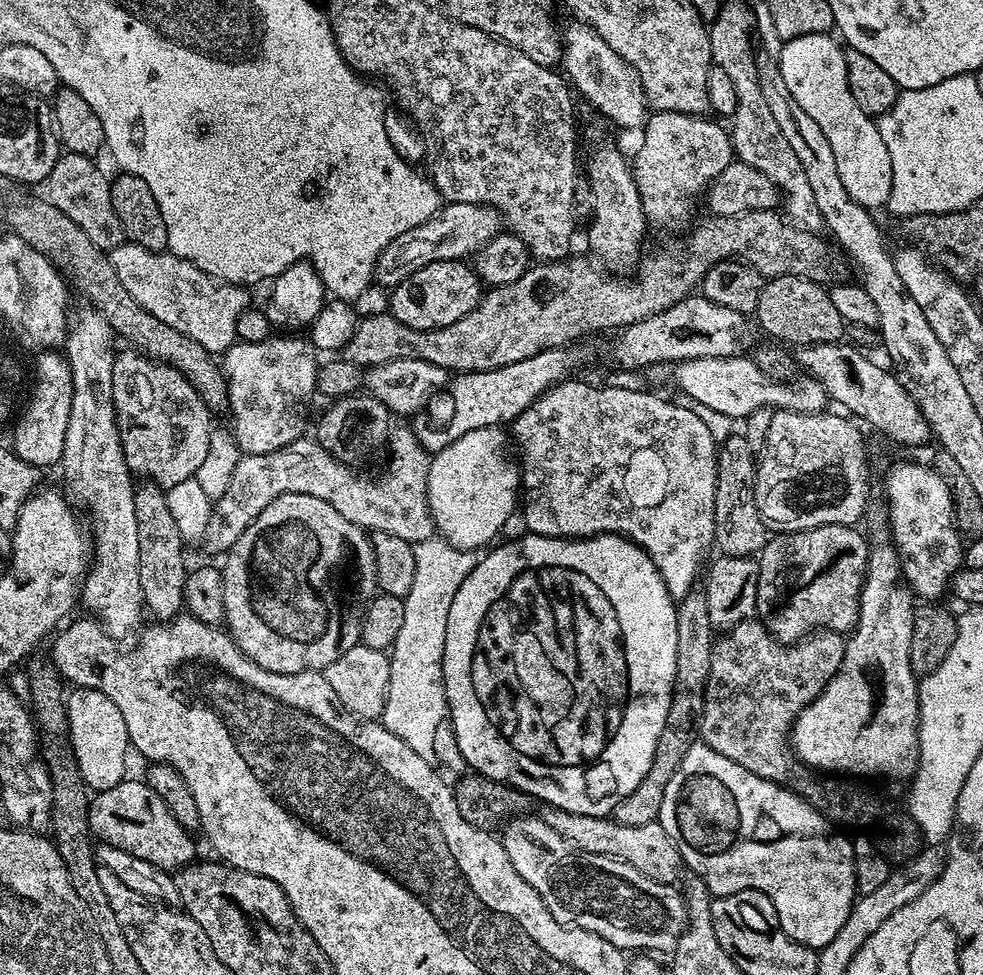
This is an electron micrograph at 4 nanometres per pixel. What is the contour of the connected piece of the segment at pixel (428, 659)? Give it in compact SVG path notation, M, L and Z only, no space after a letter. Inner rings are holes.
M436 534L414 544L412 549L414 583L410 586L410 594L402 597L406 618L402 618L402 630L398 630L398 638L390 649L392 665L382 723L402 738L414 754L431 761L434 733L438 731L438 722L445 720L448 714L448 699L444 693L444 647L450 602L454 602L458 586L462 586L470 570L474 570L478 556L467 548L455 548L449 540Z

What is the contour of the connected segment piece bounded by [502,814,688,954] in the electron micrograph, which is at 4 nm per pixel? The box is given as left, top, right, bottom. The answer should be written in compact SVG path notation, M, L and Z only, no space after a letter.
M521 814L511 817L503 825L505 828L502 843L514 870L522 874L522 878L530 882L534 890L538 890L546 910L557 922L598 934L621 950L638 948L634 950L647 950L652 954L671 953L676 947L676 940L685 930L688 918L684 897L673 885L660 884L656 880L646 878L646 874L634 870L634 866L626 862L578 850L570 842L566 842L562 834L550 830L550 826L546 826L546 822L539 815L532 815Z

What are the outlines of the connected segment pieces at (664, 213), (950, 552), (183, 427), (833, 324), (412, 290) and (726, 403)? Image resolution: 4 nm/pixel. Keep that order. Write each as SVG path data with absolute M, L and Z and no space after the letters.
M653 111L647 117L642 129L644 141L636 152L636 161L631 161L632 177L636 179L636 189L644 207L644 218L649 225L657 224L660 228L680 228L692 216L696 208L696 199L707 193L708 187L734 162L732 137L729 129L714 121L707 115L691 116L681 112Z
M896 464L889 470L884 480L884 496L888 499L887 531L900 559L904 583L921 601L936 602L943 592L949 591L952 577L964 563L966 540L956 522L951 484L935 468L924 464Z
M121 351L117 355L112 379L120 445L124 451L129 472L137 477L144 476L140 478L167 490L177 486L178 482L195 477L199 466L205 461L214 431L213 413L204 405L204 399L198 394L198 390L190 386L190 382L181 372L174 370L161 360L150 359L143 352L127 351Z
M784 275L771 277L763 288L762 294L759 296L759 306L756 311L761 326L779 343L793 346L804 347L814 344L833 344L839 343L845 336L844 329L846 323L844 316L838 312L837 308L832 304L829 291L822 288L815 279L806 276Z
M457 260L435 261L412 273L393 287L389 313L418 330L441 329L458 322L477 306L484 293L480 277L471 265L466 264Z
M743 355L726 358L698 358L675 365L676 384L685 392L684 396L696 404L708 406L733 418L748 416L769 404L769 409L784 409L794 412L823 412L829 403L828 394L815 378L793 379L791 382L773 382L762 370L758 370L755 359L744 360Z

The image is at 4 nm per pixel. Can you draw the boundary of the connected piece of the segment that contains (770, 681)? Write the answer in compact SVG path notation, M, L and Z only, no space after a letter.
M753 618L729 628L726 634L721 636L724 637L721 640L719 637L712 645L712 665L710 666L708 681L704 687L704 711L700 713L698 721L698 736L703 743L709 744L714 750L718 750L718 754L726 754L726 758L730 758L730 762L738 762L738 766L746 766L746 770L750 770L750 774L758 774L763 780L767 780L770 776L776 776L776 764L786 764L790 761L790 733L792 724L796 721L796 715L825 688L829 680L839 670L840 663L844 660L846 640L839 632L817 630L807 638L791 646L785 646L777 641L776 637L768 631L764 621L759 618Z

